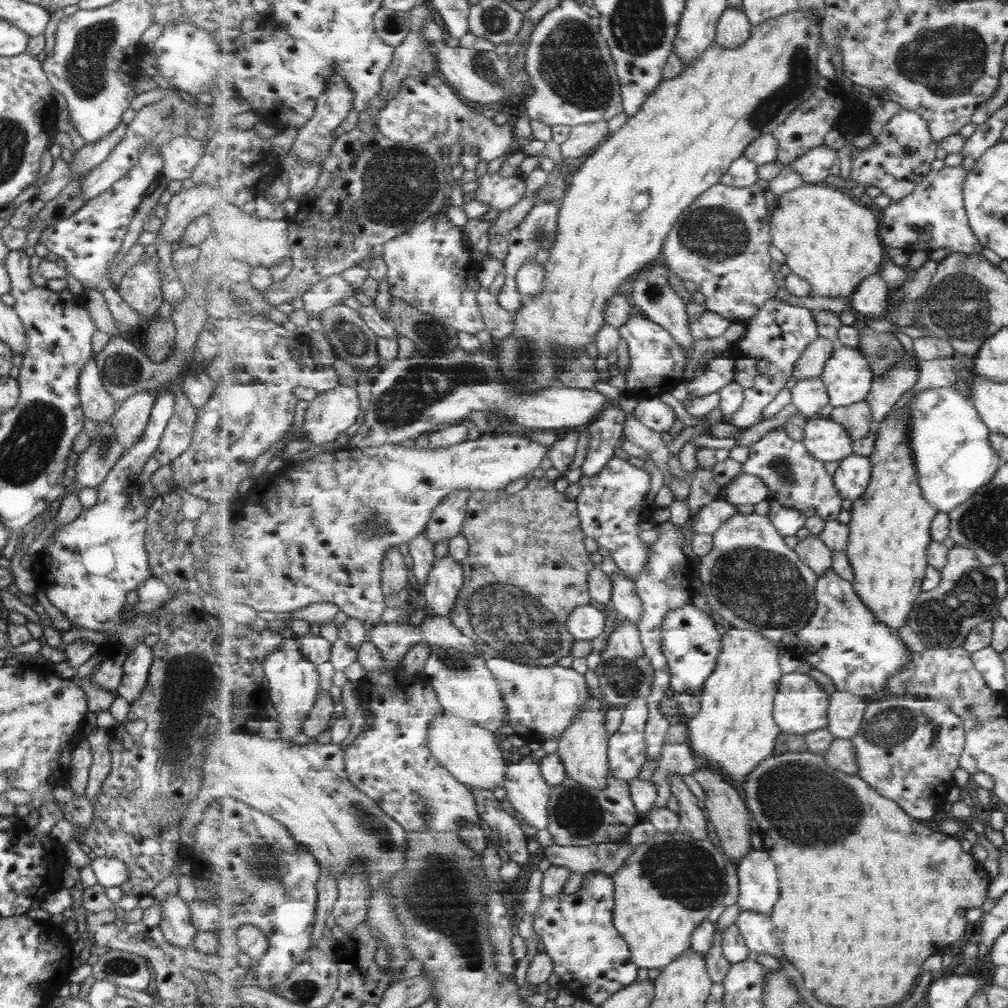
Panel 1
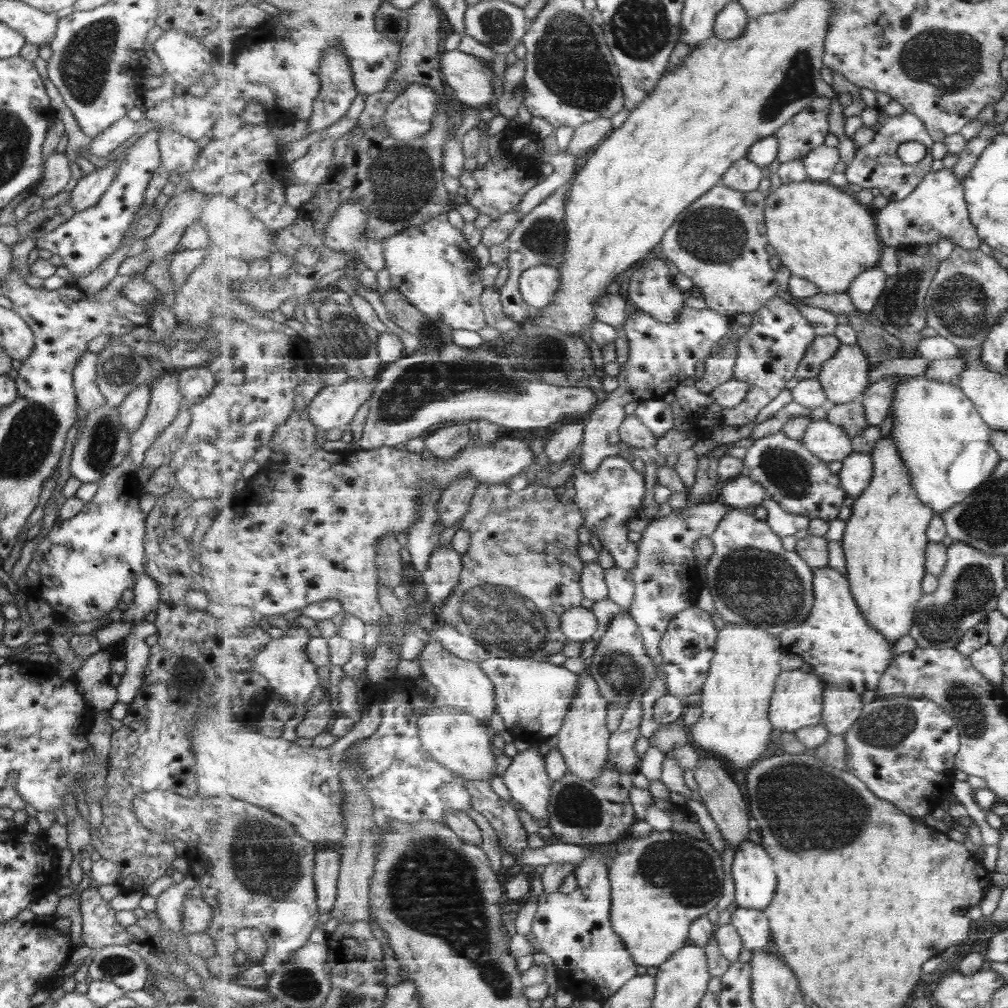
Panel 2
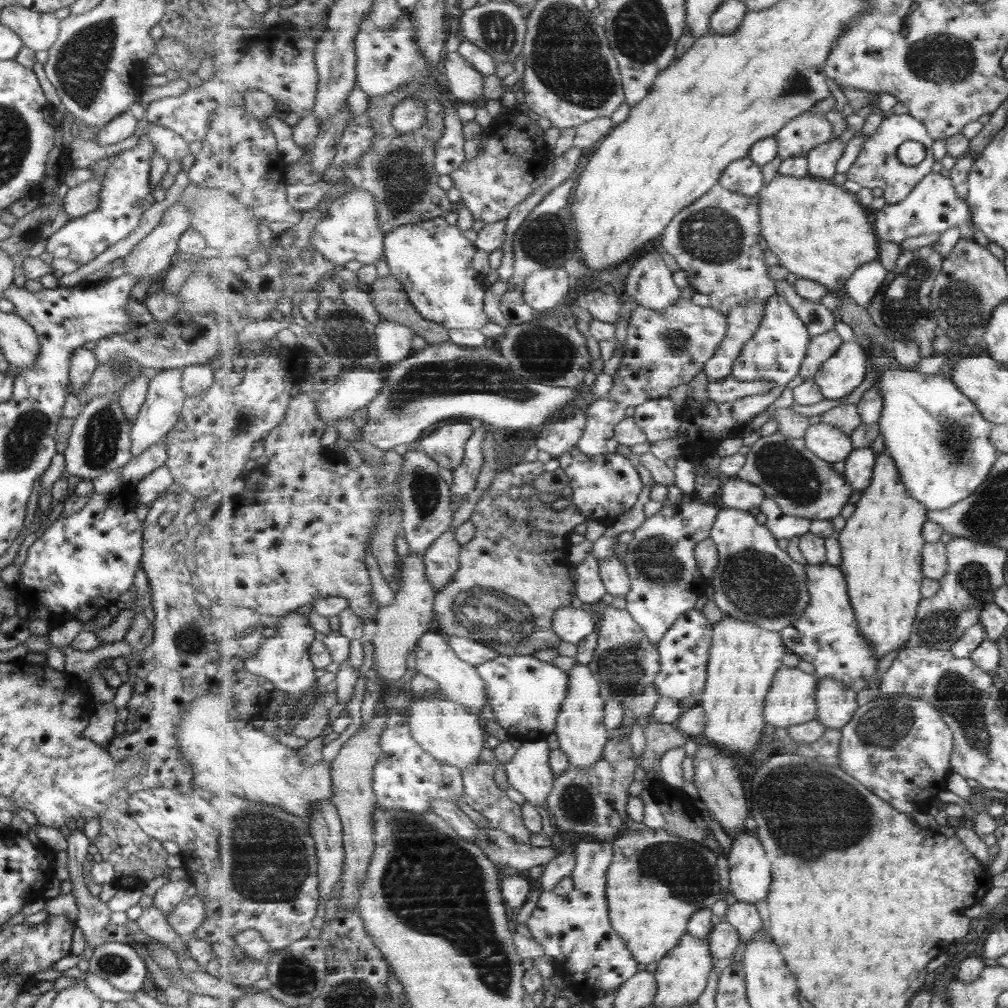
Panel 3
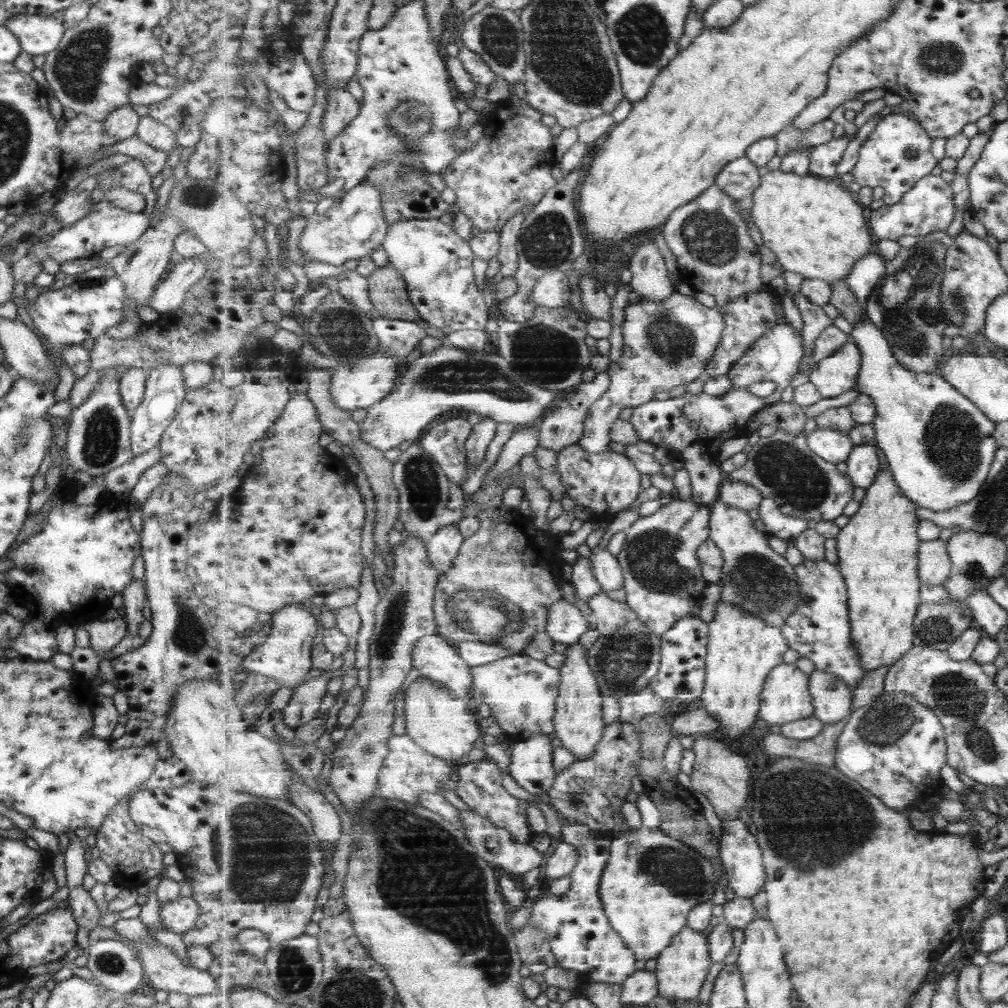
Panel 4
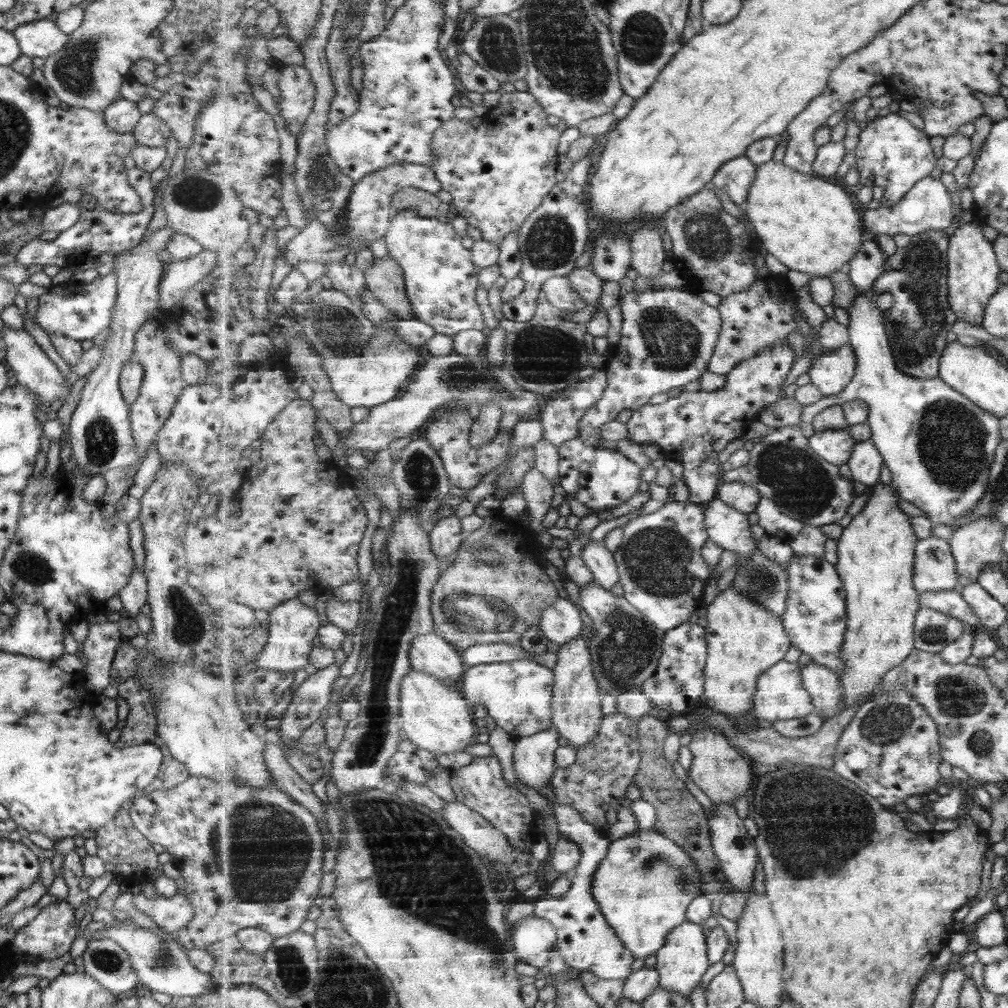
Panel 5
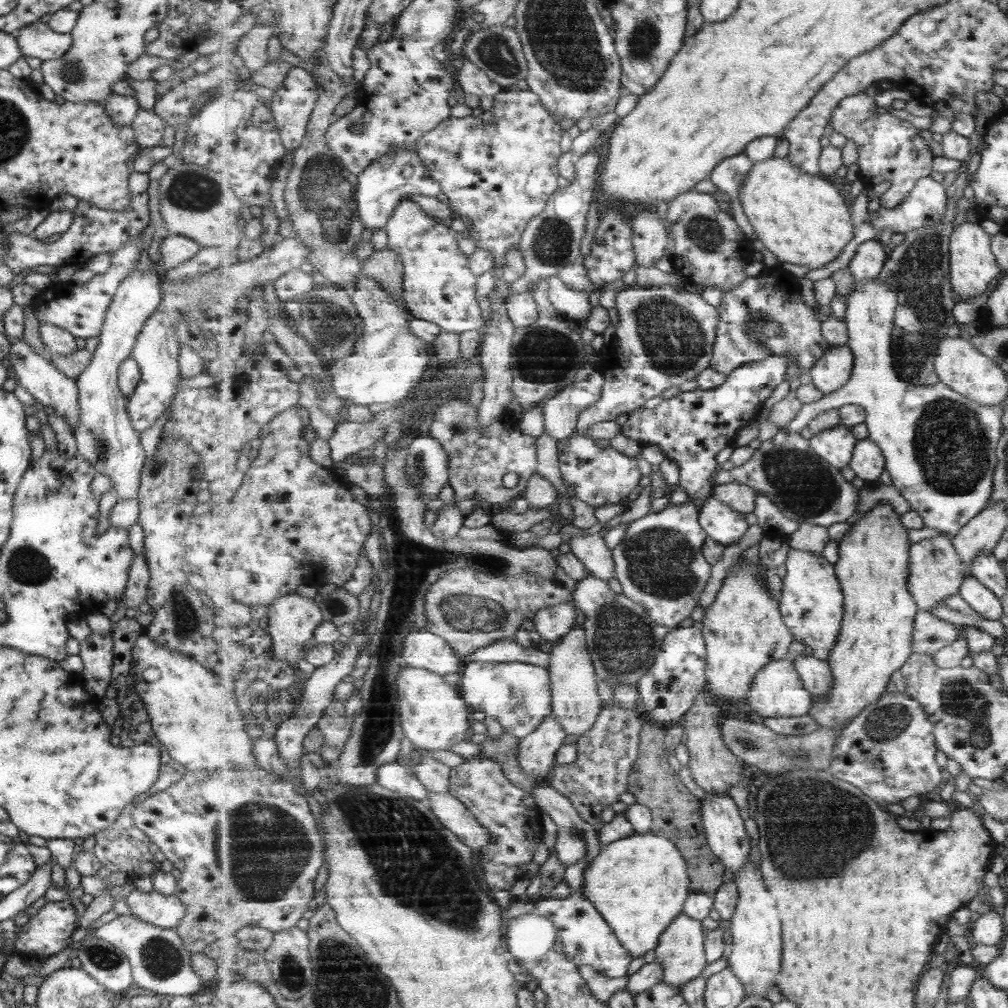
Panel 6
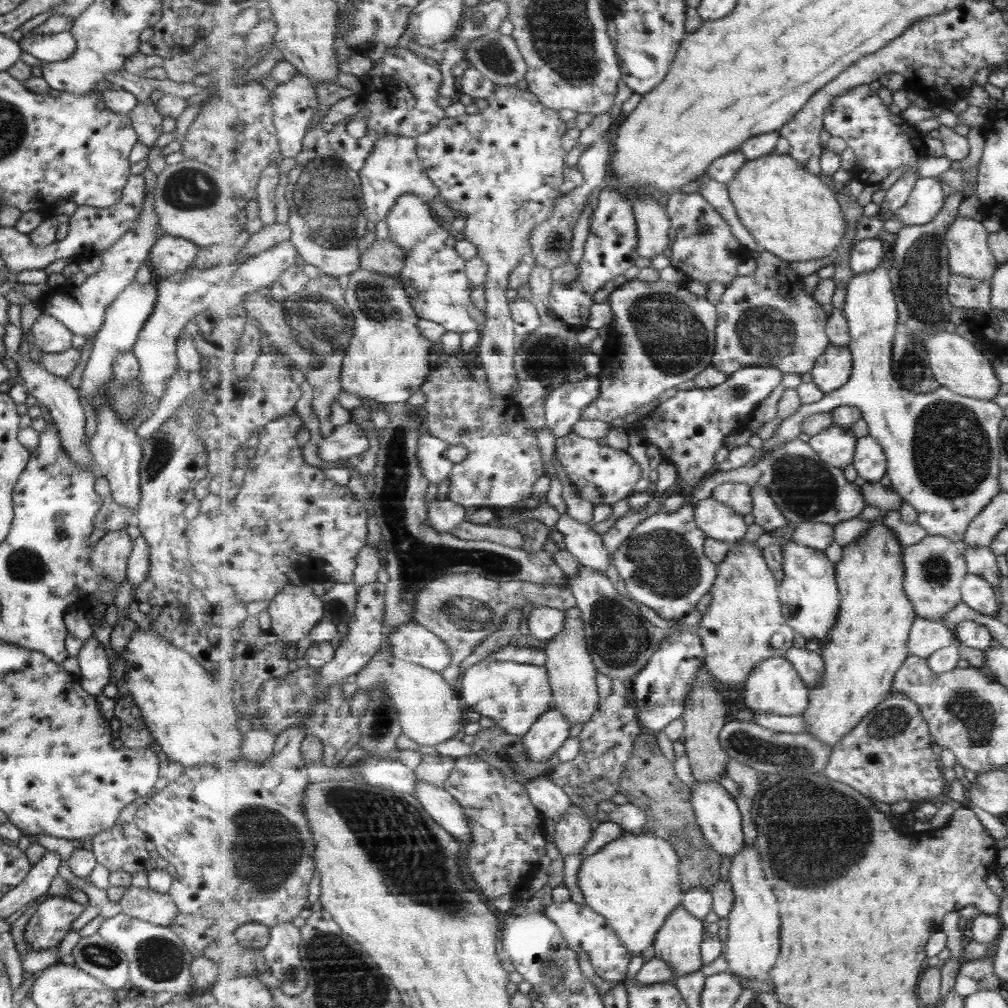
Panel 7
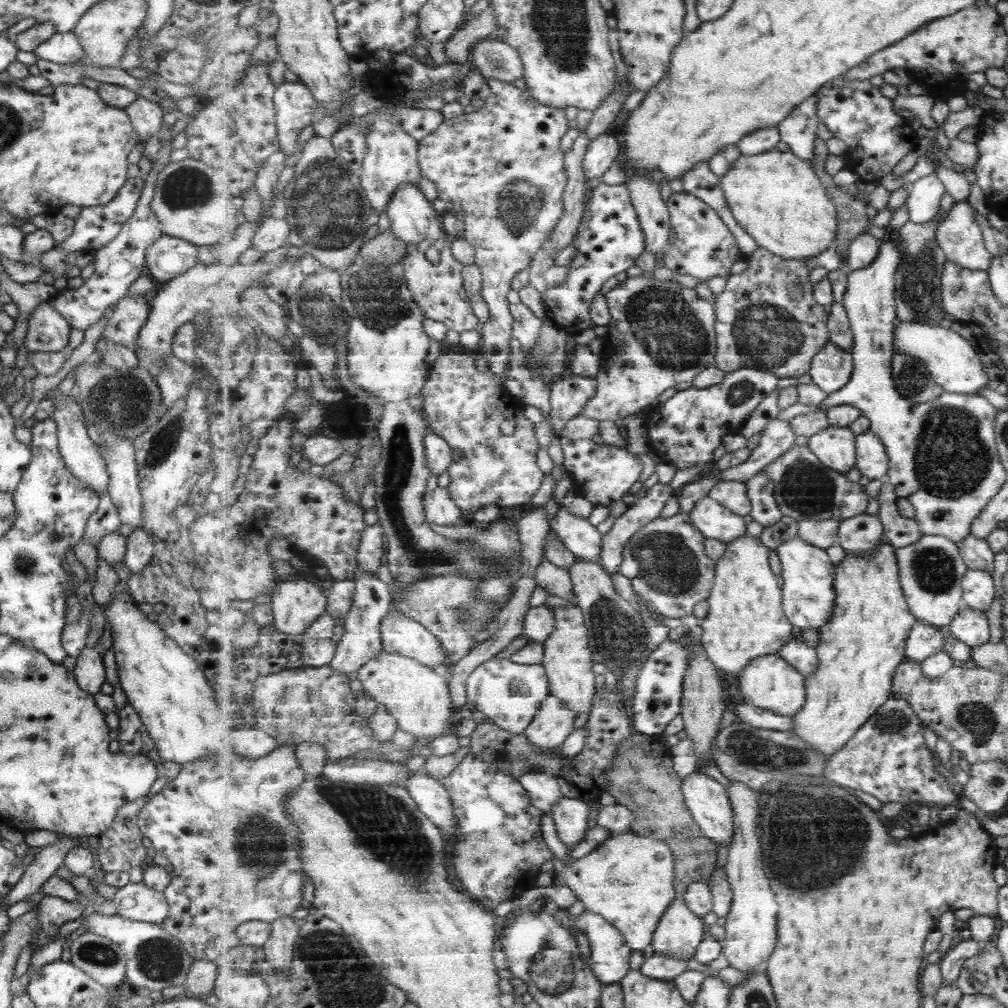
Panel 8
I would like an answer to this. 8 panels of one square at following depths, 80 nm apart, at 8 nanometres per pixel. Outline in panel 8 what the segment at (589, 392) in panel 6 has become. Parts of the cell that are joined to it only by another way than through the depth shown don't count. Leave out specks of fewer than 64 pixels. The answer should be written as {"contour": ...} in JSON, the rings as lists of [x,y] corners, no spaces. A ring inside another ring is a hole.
{"contour":[[[571,374],[552,383],[551,387],[551,426],[559,435],[566,430],[567,423],[579,416],[587,402],[595,396],[597,381],[595,378]]]}

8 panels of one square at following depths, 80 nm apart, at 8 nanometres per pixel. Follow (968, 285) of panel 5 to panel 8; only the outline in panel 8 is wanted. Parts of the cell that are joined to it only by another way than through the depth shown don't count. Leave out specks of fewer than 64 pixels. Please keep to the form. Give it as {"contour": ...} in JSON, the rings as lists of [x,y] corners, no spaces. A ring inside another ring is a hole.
{"contour":[[[956,201],[952,210],[943,219],[937,229],[937,242],[945,251],[949,262],[961,265],[969,270],[984,270],[989,272],[991,264],[994,262],[991,252],[986,247],[984,234],[981,232],[977,220],[975,220],[975,209],[967,201]]]}

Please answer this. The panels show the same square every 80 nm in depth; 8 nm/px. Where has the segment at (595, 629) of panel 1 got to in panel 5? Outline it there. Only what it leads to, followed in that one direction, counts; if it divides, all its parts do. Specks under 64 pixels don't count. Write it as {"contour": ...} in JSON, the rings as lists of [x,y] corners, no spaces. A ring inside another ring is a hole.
{"contour":[[[563,595],[543,611],[539,627],[547,641],[562,645],[577,638],[581,630],[587,630],[588,622],[583,610]]]}

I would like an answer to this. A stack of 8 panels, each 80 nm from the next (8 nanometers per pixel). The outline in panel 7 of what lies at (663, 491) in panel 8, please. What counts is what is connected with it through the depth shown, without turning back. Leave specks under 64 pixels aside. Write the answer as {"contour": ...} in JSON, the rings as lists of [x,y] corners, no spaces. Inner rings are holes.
{"contour":[[[656,492],[655,498],[642,511],[635,512],[631,510],[626,512],[623,517],[615,521],[613,526],[605,534],[601,535],[603,546],[607,547],[612,557],[619,550],[619,547],[625,541],[628,541],[633,530],[641,525],[643,520],[661,512],[661,500],[659,500],[659,496],[658,492]]]}

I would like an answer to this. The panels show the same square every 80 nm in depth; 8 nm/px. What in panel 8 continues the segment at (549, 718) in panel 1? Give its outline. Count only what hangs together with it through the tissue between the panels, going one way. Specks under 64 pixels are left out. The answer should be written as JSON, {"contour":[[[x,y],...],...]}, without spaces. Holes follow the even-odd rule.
{"contour":[[[491,659],[478,666],[467,681],[468,700],[474,702],[493,724],[508,732],[525,734],[542,702],[550,694],[550,679],[541,664],[517,664],[509,659]]]}

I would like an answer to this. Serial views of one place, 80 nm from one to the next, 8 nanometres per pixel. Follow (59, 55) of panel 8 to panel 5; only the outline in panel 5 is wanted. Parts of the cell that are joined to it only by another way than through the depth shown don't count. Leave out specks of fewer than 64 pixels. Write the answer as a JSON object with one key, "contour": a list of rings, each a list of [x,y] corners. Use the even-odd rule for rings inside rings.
{"contour":[[[46,18],[17,26],[11,34],[17,40],[20,55],[28,58],[45,60],[68,42],[68,36]]]}

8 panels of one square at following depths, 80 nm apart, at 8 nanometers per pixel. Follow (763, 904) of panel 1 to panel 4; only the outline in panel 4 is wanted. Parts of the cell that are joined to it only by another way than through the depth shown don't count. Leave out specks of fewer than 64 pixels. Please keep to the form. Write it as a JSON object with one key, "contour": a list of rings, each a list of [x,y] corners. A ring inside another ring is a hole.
{"contour":[[[740,819],[721,821],[720,857],[722,858],[724,872],[728,876],[727,885],[733,890],[735,896],[753,898],[755,894],[759,894],[761,886],[765,888],[767,871],[766,862],[763,860],[763,851],[757,837],[749,832],[749,828],[745,824]]]}

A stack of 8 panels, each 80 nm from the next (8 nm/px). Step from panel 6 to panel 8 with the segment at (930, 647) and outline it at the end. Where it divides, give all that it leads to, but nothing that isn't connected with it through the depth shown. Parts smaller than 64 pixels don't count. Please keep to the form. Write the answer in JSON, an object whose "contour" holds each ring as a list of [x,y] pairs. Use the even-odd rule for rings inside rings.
{"contour":[[[919,621],[911,629],[907,639],[907,660],[917,660],[922,663],[934,654],[941,652],[946,643],[946,633],[943,628],[934,624]]]}

